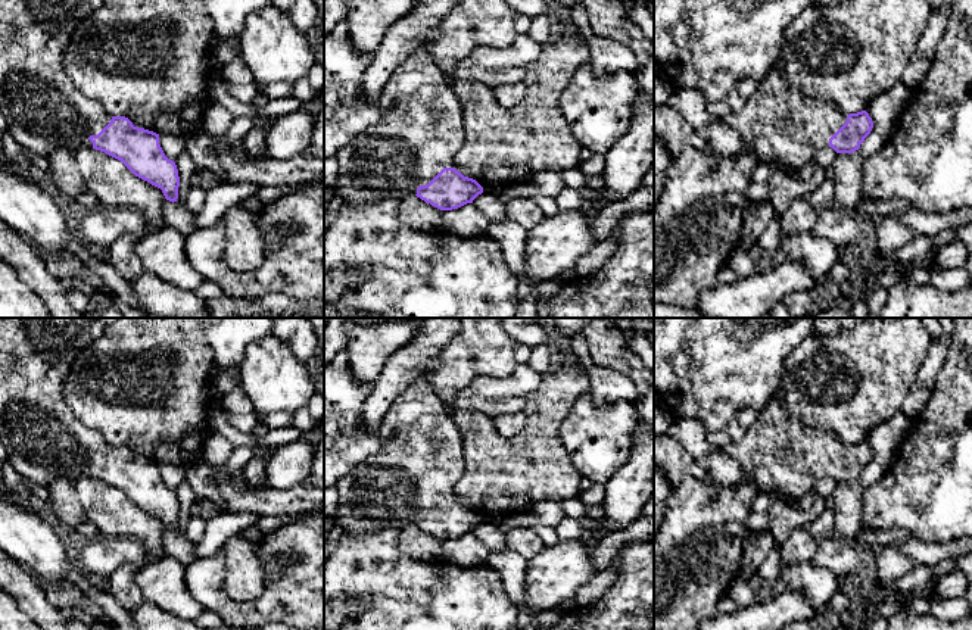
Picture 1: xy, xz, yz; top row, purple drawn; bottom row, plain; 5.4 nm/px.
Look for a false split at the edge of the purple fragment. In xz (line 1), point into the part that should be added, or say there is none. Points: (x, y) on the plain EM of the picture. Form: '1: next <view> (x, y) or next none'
1: next xz (420, 461)

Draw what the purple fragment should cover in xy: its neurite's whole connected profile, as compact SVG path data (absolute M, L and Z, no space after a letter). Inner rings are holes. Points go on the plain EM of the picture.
M0 318L0 440L7 449L7 461L15 468L15 471L24 478L32 480L40 486L50 486L59 478L71 480L77 483L82 478L96 478L105 481L106 484L121 490L135 506L150 512L152 515L162 520L163 525L169 531L177 531L180 506L174 490L168 489L159 474L159 464L134 456L133 452L125 446L112 446L100 436L97 431L88 428L72 414L66 402L63 400L63 381L68 375L78 350L82 343L96 340L100 337L118 318Z

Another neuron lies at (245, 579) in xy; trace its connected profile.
M242 534L231 536L222 546L225 576L222 589L230 599L258 599L265 587L265 571L258 555L258 543Z

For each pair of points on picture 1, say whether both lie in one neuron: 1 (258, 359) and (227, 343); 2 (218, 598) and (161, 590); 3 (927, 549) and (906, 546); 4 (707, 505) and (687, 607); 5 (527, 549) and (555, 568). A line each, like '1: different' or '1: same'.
1: different
2: different
3: same
4: same
5: different

